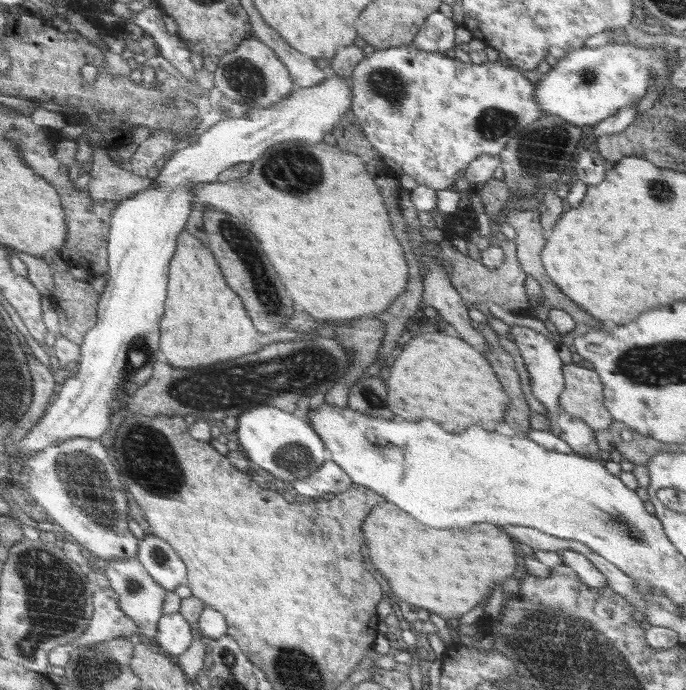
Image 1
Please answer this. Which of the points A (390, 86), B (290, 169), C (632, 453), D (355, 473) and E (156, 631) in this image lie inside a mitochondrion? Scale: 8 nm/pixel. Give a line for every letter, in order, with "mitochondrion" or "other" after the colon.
A: mitochondrion
B: mitochondrion
C: other
D: other
E: other

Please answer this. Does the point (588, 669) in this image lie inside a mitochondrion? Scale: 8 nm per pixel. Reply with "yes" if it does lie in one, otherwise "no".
yes

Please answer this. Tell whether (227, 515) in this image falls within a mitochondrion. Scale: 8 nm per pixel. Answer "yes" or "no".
no

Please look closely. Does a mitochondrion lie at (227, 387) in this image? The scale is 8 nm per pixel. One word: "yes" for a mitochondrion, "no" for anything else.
yes

